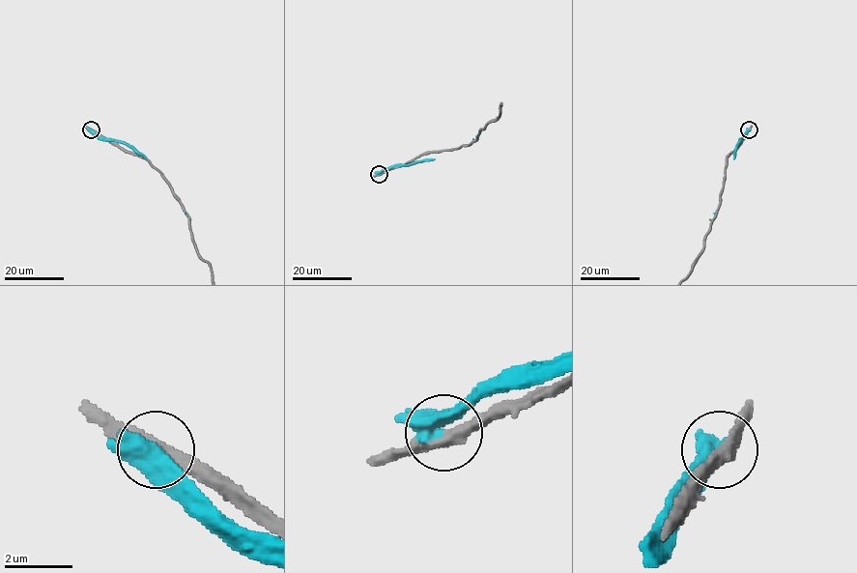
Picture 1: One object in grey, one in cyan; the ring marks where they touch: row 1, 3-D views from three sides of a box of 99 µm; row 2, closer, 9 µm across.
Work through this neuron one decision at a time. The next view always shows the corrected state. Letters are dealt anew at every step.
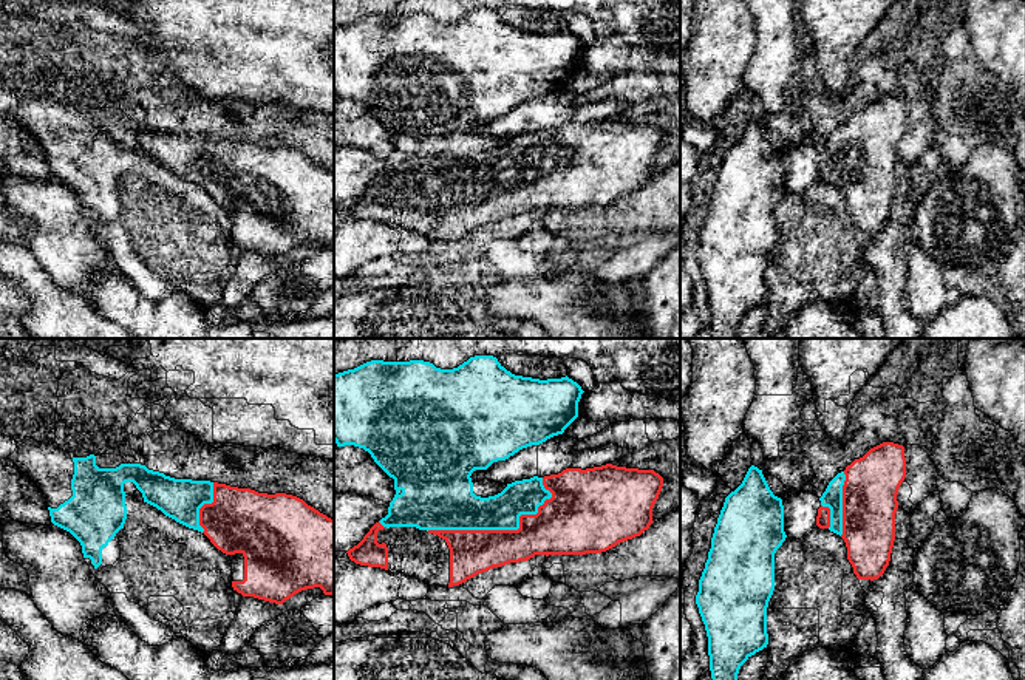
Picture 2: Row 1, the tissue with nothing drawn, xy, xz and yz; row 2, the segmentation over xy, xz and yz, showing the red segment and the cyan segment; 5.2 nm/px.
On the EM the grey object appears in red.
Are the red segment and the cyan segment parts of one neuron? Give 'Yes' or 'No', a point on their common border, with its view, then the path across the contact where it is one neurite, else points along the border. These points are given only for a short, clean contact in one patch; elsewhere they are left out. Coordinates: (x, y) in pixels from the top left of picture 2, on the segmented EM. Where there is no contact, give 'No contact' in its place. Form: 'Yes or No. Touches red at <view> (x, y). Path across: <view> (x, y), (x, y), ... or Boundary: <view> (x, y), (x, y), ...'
No. Touches red at xz (497, 530)

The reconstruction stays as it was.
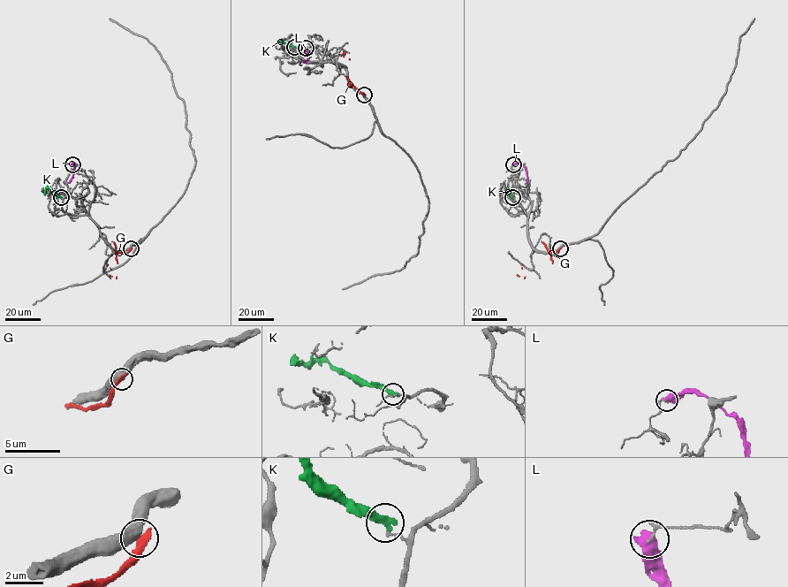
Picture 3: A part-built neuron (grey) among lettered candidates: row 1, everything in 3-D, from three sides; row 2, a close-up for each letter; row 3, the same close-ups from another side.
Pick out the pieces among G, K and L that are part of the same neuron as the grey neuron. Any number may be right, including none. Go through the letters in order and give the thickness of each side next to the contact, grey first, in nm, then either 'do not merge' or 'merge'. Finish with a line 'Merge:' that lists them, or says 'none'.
G: 550 nm thick on the grey side, 400 nm on the other; do not merge
K: 100 nm thick on the grey side, 400 nm on the other; do not merge
L: 130 nm thick on the grey side, 700 nm on the other; do not merge
Merge: none

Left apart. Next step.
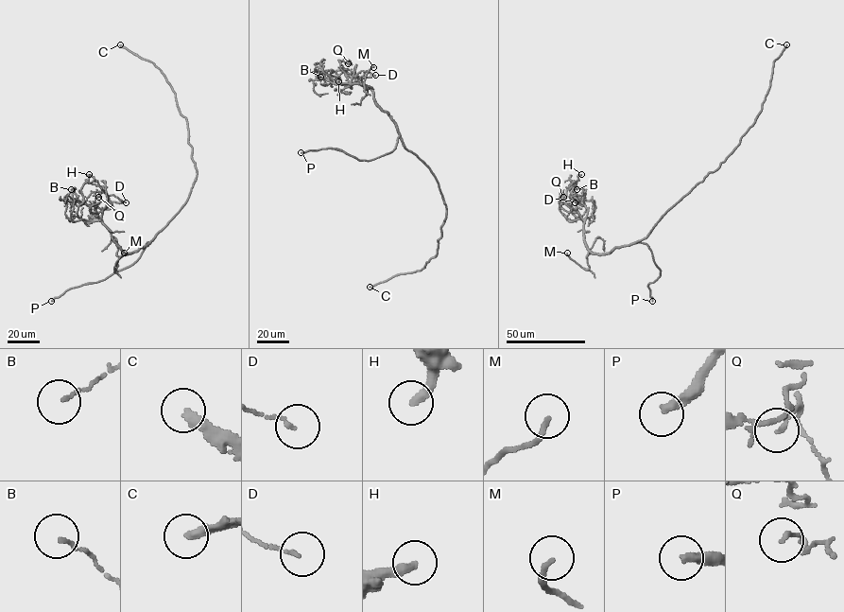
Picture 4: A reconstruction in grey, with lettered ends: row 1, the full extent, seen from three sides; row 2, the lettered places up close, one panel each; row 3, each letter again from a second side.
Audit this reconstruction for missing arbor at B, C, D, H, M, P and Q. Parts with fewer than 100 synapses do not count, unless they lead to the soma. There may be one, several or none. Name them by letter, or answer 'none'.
C, P

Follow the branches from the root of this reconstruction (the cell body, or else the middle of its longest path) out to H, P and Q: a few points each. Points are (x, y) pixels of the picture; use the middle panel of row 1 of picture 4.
H: (431, 170), (404, 146), (373, 92), (351, 83), (357, 76), (345, 69), (338, 81)
P: (431, 170), (404, 146), (400, 136), (391, 152), (370, 160), (359, 160), (331, 148), (301, 152)
Q: (431, 170), (404, 146), (396, 123), (374, 100), (373, 92), (348, 80), (339, 61), (348, 63)

